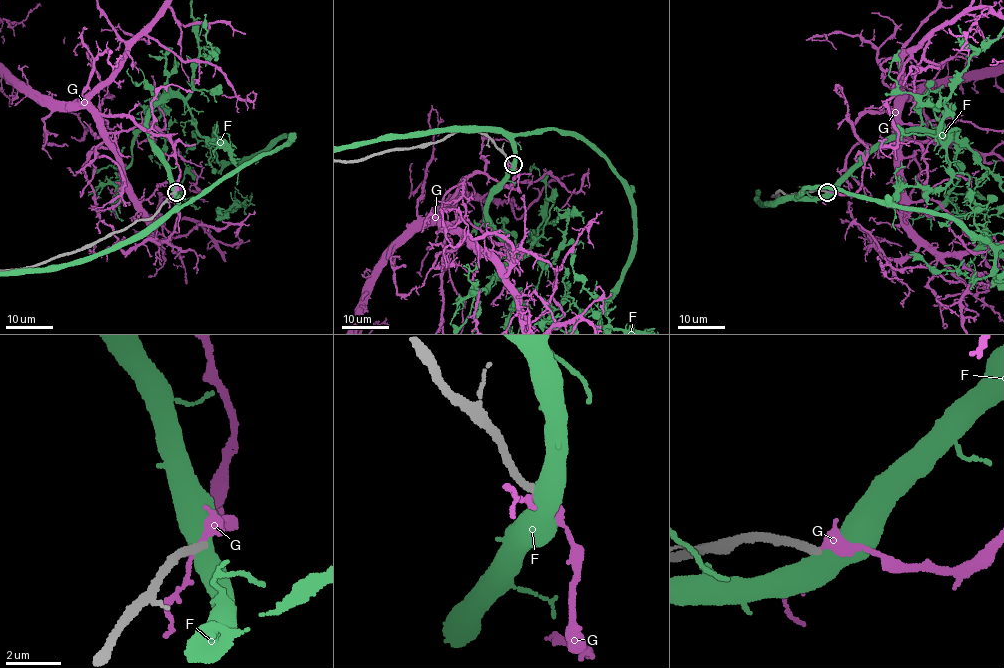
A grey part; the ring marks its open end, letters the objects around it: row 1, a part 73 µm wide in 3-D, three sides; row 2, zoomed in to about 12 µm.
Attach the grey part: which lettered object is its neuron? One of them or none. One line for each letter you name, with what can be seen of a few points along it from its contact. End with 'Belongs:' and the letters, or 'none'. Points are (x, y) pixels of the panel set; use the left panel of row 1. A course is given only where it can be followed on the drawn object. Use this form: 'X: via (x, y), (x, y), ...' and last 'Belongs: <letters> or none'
Belongs: none

